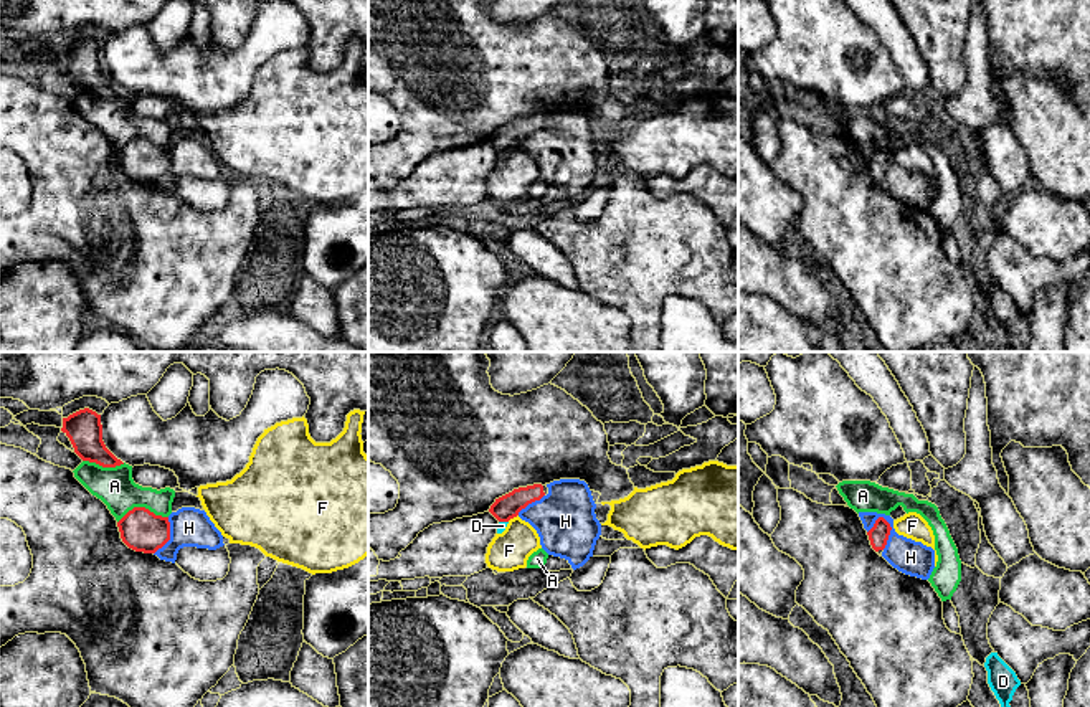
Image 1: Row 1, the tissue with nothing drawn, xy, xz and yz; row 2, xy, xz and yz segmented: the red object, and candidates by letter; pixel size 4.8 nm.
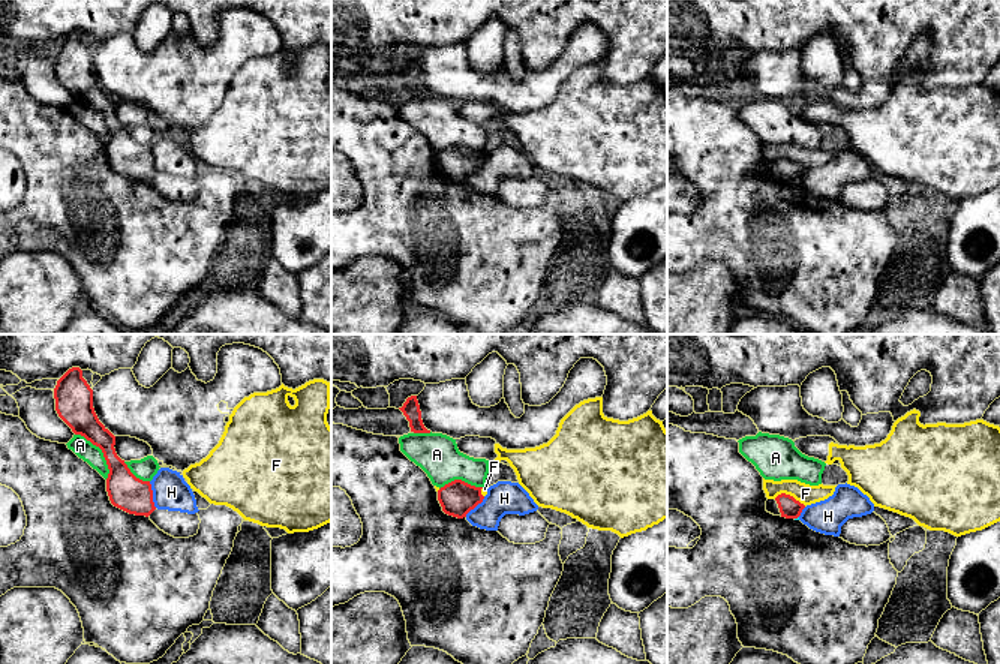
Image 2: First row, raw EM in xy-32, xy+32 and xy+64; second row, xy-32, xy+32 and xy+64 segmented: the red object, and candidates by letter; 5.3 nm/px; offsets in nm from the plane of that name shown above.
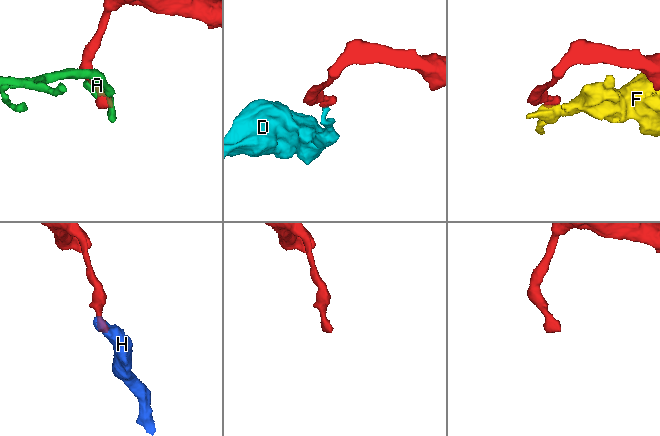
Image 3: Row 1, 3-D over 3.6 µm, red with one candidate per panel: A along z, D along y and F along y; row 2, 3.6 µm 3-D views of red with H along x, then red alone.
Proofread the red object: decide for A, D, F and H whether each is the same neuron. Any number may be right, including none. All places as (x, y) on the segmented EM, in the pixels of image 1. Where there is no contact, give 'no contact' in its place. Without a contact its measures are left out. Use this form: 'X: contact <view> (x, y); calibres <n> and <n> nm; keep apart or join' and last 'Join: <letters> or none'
A: contact xy (142, 507); calibres 200 and 190 nm; keep apart
D: contact xz (504, 521); calibres 120 and 40 nm; keep apart
F: contact xz (512, 517); calibres 120 and 190 nm; keep apart
H: contact yz (889, 532); calibres 100 and 170 nm; keep apart
Join: none

